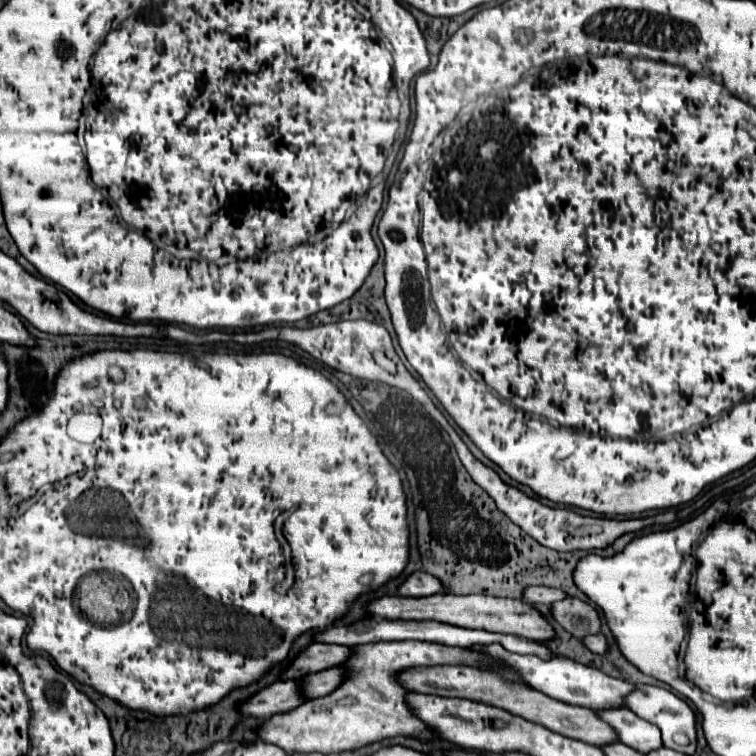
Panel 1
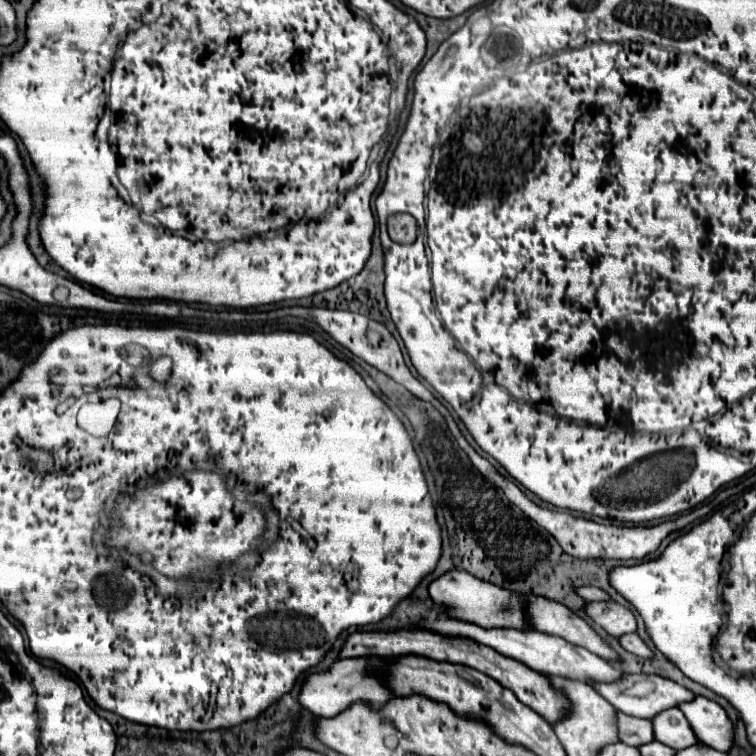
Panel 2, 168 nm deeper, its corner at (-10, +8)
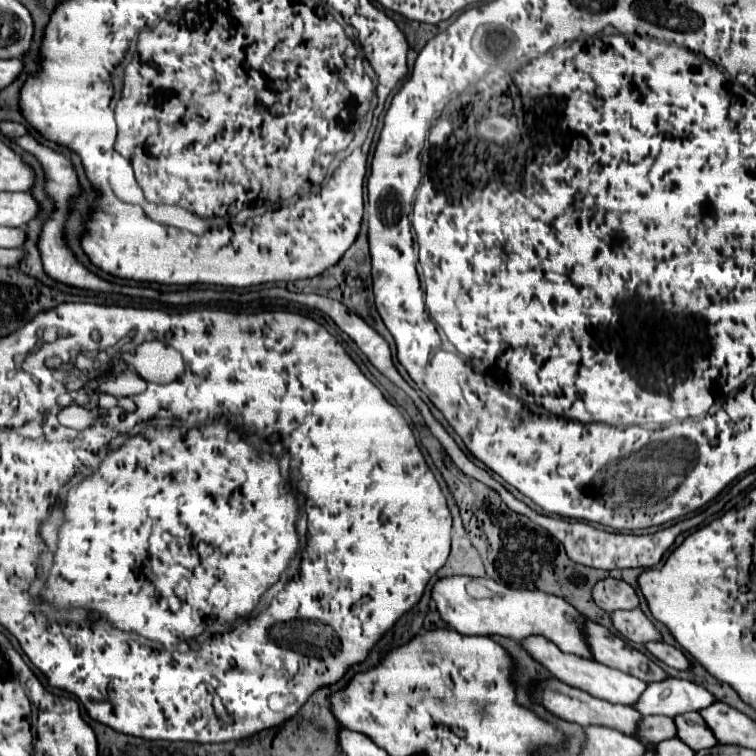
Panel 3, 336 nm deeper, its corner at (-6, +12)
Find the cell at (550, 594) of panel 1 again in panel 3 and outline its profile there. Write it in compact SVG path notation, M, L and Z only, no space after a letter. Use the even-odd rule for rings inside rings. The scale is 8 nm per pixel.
M616 578L600 580L592 590L592 594L594 594L594 602L608 614L616 610L634 610L640 604L636 590L624 580L616 580Z

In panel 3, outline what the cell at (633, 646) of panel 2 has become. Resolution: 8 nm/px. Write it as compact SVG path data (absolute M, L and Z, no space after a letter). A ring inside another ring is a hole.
M656 642L656 644L646 644L646 648L650 650L650 654L654 654L658 660L662 660L664 664L676 668L676 670L690 670L692 662L686 654L682 654L680 648L674 648L670 644L664 642Z

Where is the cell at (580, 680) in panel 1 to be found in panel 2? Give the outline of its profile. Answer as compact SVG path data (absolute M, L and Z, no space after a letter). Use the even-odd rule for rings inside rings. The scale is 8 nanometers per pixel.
M624 674L620 680L614 682L598 682L598 684L590 684L602 698L606 698L616 710L636 716L636 718L650 718L656 716L658 712L666 710L666 708L674 708L684 700L692 700L692 692L686 690L684 686L668 680L668 678L660 678L660 676L646 676L646 674Z

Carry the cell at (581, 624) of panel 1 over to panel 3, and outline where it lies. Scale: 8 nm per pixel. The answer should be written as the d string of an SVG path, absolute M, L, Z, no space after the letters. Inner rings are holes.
M636 608L636 612L614 612L612 622L616 630L634 644L662 642L660 630L644 616L640 608Z

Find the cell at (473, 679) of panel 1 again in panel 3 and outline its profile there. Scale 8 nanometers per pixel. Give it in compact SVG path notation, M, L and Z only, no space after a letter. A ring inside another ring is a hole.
M644 716L644 732L640 732L640 742L644 746L652 744L652 740L662 742L678 736L678 728L668 716Z

